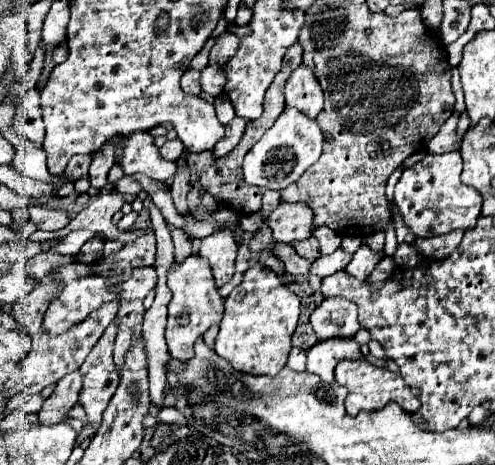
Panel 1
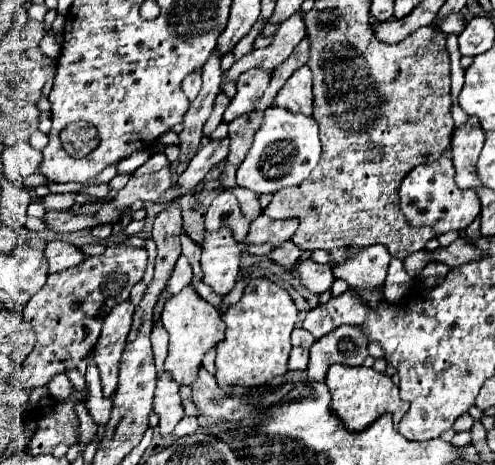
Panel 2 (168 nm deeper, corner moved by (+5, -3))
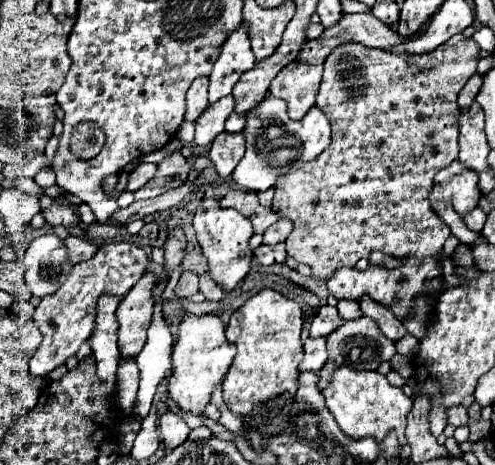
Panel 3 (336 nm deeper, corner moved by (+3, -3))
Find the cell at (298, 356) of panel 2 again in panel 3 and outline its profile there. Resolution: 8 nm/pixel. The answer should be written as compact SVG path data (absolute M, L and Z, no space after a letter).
M308 338L304 342L304 360L300 364L300 370L312 370L318 372L324 366L326 360L326 338Z

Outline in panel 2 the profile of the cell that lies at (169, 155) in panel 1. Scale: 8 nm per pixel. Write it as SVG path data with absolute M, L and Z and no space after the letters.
M152 154L152 156L134 172L134 176L144 176L144 174L158 172L158 170L162 170L166 164L168 164L168 158L166 158L164 154Z

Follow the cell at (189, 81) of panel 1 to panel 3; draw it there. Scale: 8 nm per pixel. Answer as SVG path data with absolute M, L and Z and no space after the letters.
M196 78L186 94L186 120L196 120L208 106L208 78Z

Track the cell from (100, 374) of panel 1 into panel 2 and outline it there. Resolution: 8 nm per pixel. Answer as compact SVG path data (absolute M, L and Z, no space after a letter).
M130 300L116 304L106 316L98 344L94 348L94 360L100 368L100 378L106 398L110 398L118 386L118 364L122 348L126 346L126 336L130 332L132 316L134 316L134 306L130 304Z

